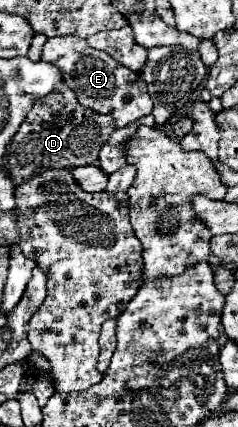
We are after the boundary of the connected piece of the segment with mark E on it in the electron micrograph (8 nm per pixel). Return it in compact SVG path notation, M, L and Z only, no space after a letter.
M78 36L48 38L40 58L62 70L66 86L74 90L82 106L88 106L88 110L96 110L100 114L112 114L114 124L118 128L124 128L140 120L142 116L152 114L152 98L146 90L146 82L142 82L142 74L132 72L126 66L120 66L106 52L90 48L86 40Z

